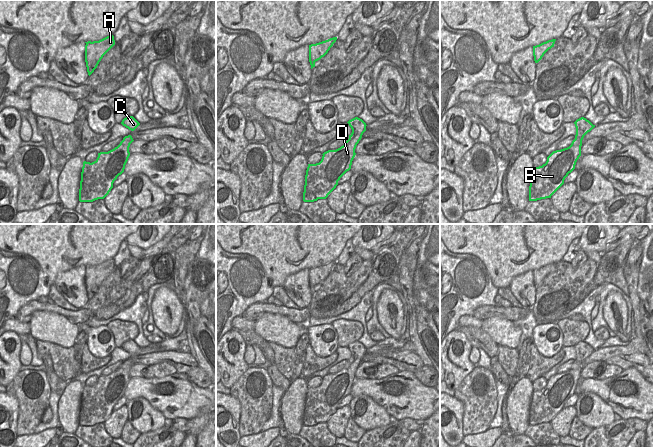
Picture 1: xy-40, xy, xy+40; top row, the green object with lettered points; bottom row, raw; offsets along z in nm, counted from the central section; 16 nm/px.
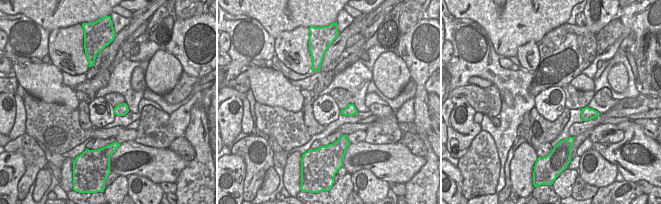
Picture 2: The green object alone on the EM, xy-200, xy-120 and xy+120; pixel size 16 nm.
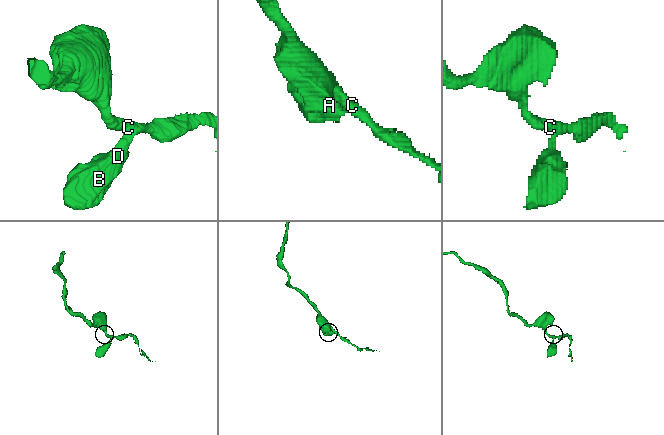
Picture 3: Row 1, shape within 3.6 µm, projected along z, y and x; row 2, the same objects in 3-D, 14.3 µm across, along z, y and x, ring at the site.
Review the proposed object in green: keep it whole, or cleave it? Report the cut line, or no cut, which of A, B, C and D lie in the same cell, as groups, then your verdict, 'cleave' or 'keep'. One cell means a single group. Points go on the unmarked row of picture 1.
cut none; groups A B C D; keep

